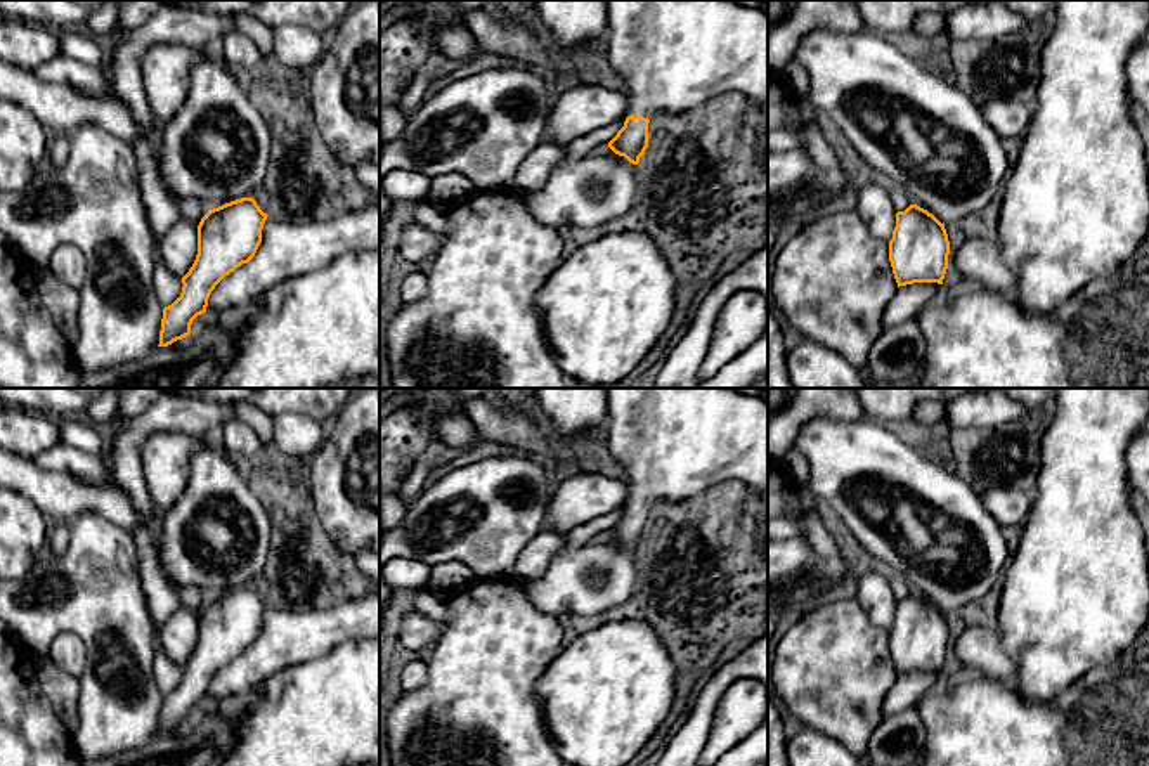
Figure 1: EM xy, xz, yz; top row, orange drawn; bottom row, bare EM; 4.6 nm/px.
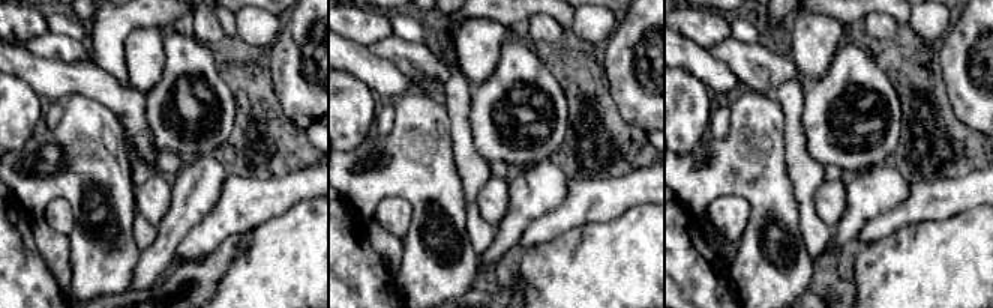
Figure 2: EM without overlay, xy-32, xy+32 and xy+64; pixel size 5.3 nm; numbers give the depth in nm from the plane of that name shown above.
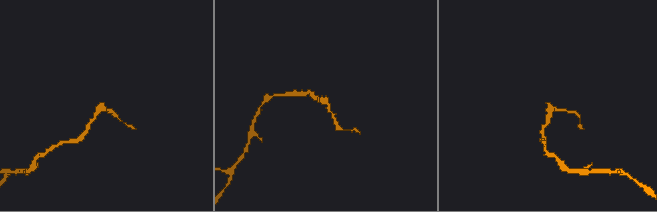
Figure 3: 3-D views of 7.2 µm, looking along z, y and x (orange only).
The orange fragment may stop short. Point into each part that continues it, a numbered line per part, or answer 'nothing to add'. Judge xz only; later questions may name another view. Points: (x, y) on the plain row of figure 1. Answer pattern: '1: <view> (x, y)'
1: xz (673, 442)

